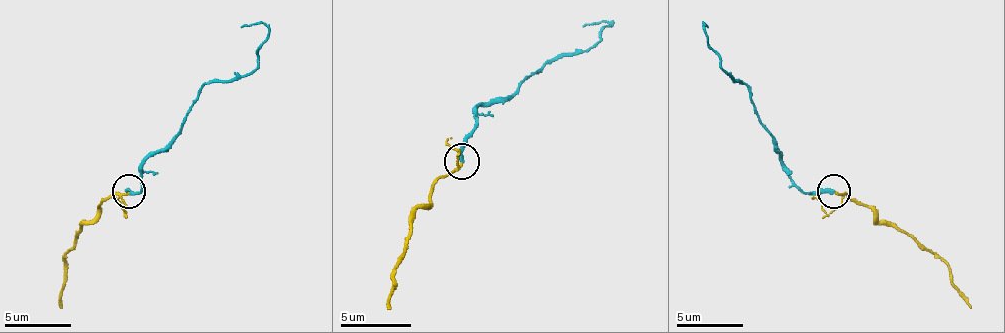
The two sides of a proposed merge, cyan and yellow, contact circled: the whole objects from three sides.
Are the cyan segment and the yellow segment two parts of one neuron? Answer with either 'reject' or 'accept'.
accept

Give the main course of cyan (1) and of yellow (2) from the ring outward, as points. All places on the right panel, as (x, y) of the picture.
1: (834, 192), (804, 192), (781, 162), (778, 142), (741, 83), (721, 66), (705, 23), (708, 26)
2: (834, 192), (851, 202), (861, 202), (877, 222), (904, 228), (937, 255), (950, 271), (950, 285), (970, 308)

